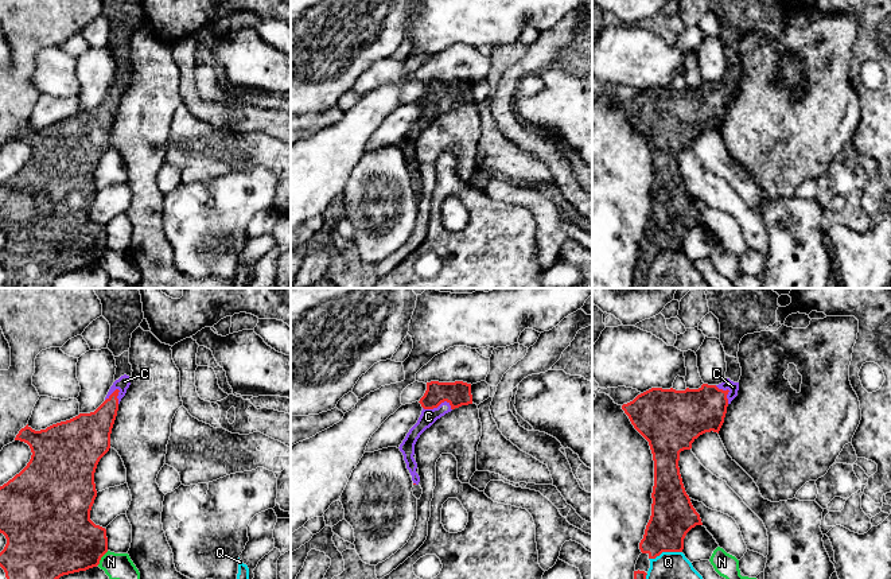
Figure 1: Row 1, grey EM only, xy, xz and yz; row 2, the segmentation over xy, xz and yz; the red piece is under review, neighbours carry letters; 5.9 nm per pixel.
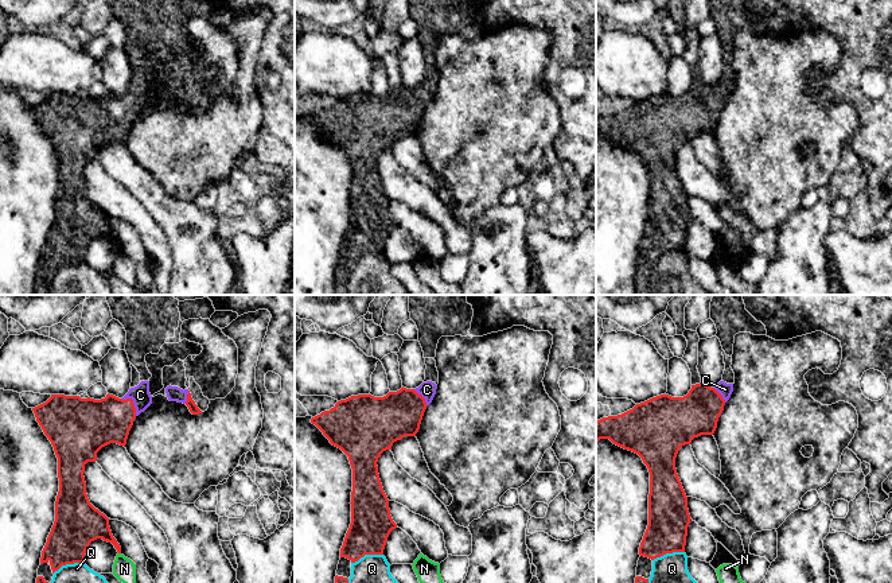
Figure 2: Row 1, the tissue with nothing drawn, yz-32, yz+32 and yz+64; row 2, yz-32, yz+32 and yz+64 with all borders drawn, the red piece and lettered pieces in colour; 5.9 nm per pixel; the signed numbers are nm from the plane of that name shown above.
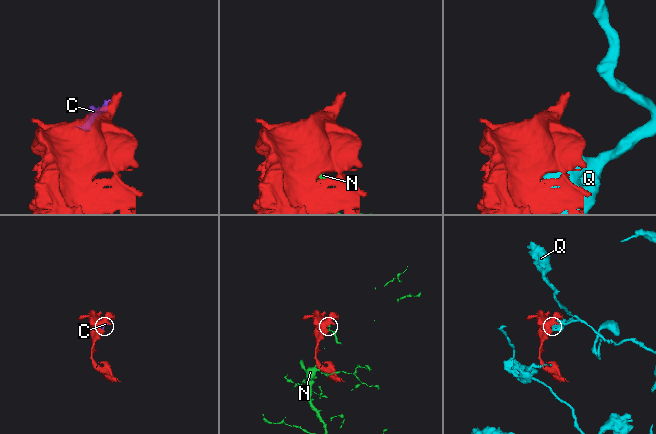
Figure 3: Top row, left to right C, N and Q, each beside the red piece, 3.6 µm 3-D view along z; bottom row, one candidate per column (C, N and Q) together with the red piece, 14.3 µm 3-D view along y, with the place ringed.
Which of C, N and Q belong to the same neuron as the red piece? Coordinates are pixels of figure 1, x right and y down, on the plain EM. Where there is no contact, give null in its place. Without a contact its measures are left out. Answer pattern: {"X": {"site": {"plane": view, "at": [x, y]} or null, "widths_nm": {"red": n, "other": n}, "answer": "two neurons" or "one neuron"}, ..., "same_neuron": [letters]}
{"C": {"site": {"plane": "xz", "at": [436, 105]}, "widths_nm": {"red": 150, "other": 100}, "answer": "one neuron"}, "N": {"site": {"plane": "xy", "at": [101, 255]}, "widths_nm": {"red": 400, "other": 160}, "answer": "two neurons"}, "Q": {"site": {"plane": "yz", "at": [665, 249]}, "widths_nm": {"red": 260, "other": 340}, "answer": "two neurons"}, "same_neuron": ["C"]}

